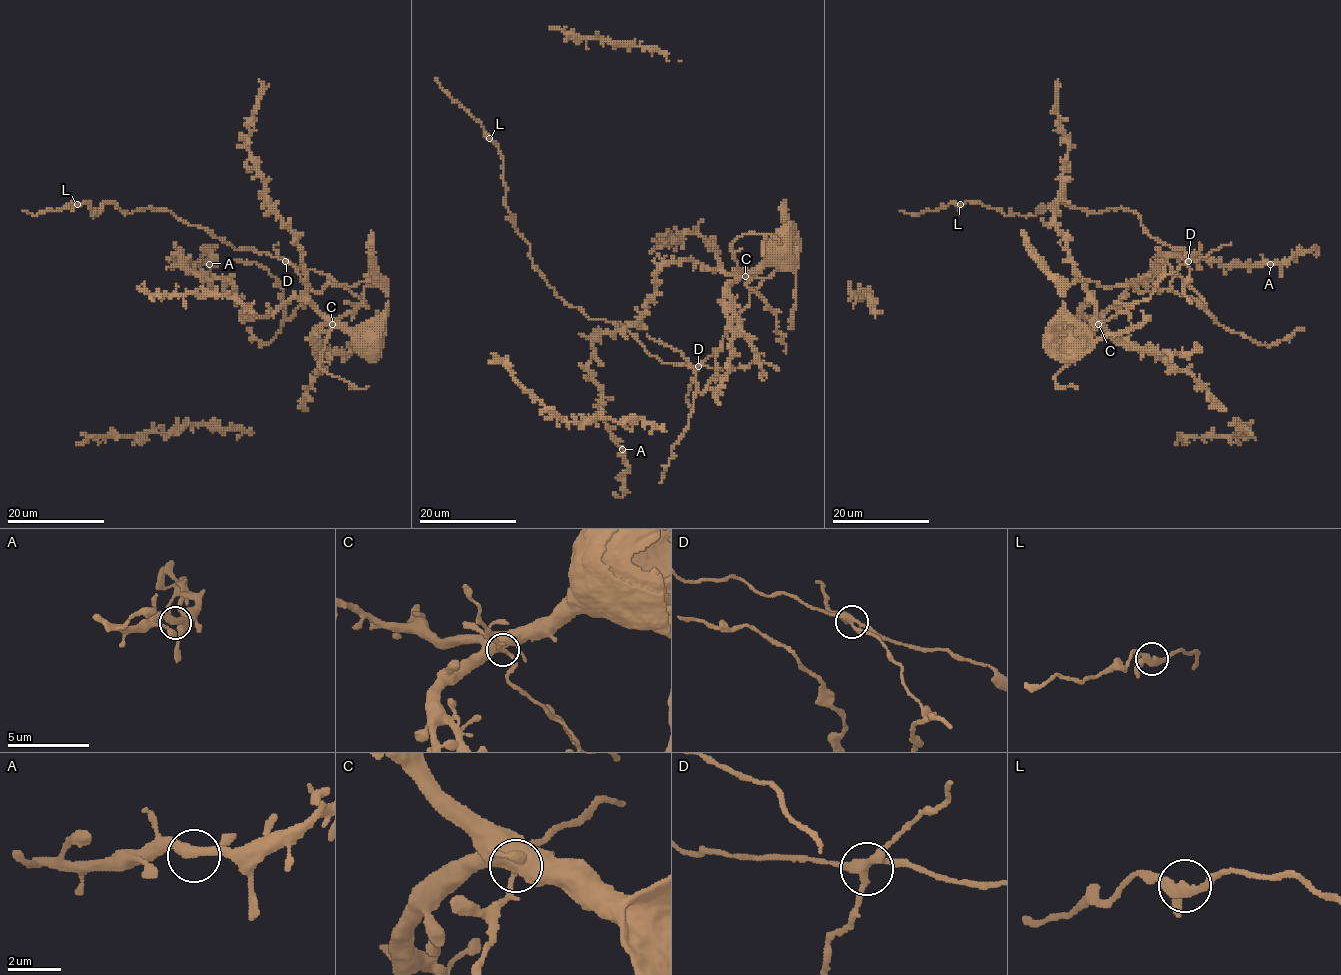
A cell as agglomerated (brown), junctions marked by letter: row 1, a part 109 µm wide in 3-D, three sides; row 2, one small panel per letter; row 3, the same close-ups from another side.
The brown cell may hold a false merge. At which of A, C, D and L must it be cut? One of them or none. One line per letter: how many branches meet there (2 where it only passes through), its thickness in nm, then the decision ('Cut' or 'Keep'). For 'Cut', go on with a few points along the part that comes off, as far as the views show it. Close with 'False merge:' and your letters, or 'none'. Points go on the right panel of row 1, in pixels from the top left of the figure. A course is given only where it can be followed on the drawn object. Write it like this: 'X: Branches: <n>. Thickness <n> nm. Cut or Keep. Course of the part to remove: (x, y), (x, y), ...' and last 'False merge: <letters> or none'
A: Branches: 3. Thickness 280 nm. Keep
C: Branches: 4. Thickness 400 nm. Keep
D: Branches: 4. Thickness 320 nm. Cut. Course of the part to remove: (1188, 261), (1172, 280), (1171, 289), (1189, 295), (1229, 330), (1268, 345), (1305, 328)
L: Branches: 3. Thickness 320 nm. Keep
False merge: D

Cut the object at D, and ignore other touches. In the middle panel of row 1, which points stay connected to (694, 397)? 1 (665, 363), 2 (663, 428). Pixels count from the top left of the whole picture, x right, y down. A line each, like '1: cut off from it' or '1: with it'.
1: cut off from it
2: cut off from it

